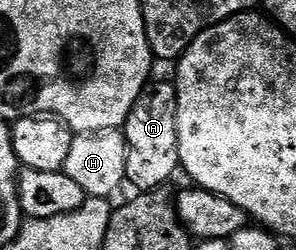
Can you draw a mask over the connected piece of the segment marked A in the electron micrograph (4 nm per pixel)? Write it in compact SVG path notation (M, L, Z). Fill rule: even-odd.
M148 81L121 129L127 141L127 177L139 192L158 190L180 169L177 148L177 92L174 81Z

